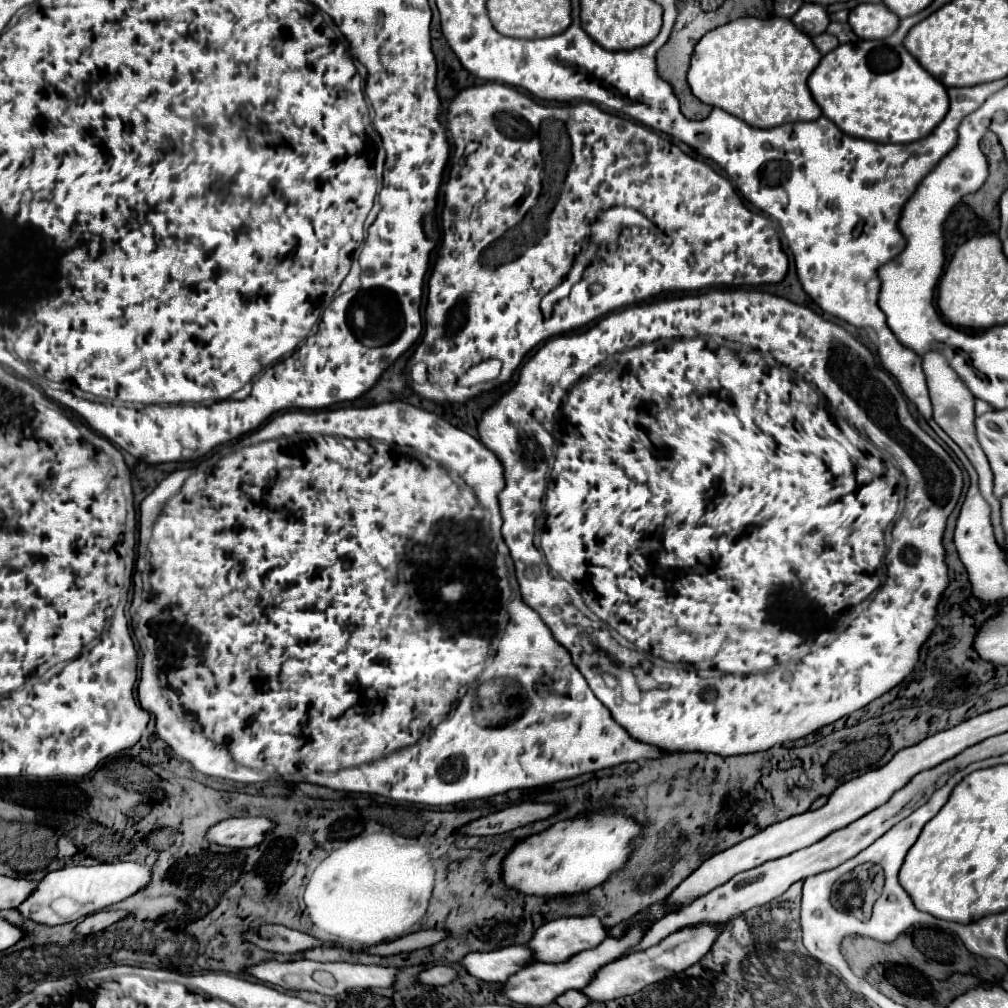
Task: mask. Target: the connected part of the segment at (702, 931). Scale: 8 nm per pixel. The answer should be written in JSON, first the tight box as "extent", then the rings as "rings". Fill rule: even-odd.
{"extent":[580,925,720,1003],"rings":[[[698,925],[692,929],[682,929],[678,933],[672,933],[670,937],[666,937],[664,941],[660,941],[658,945],[654,945],[642,953],[626,955],[618,961],[612,961],[610,965],[604,965],[592,977],[590,985],[586,985],[586,989],[580,989],[580,991],[590,1001],[596,1001],[596,1003],[606,1003],[606,1001],[612,1001],[616,997],[632,995],[650,983],[656,983],[656,981],[670,977],[670,975],[676,975],[676,973],[688,969],[690,965],[698,963],[710,951],[710,947],[718,935],[720,935],[720,931],[710,927],[710,925]]]}

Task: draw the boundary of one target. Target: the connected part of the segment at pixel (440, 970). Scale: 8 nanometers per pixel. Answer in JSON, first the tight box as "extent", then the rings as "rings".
{"extent":[418,965,456,987],"rings":[[[436,965],[436,967],[428,967],[418,975],[418,983],[420,985],[428,985],[428,987],[438,987],[438,985],[446,985],[456,977],[456,971],[452,967],[444,967],[444,965]]]}

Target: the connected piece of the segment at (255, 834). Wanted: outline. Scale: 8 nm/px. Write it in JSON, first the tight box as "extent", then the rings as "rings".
{"extent":[206,817,274,847],"rings":[[[264,817],[224,819],[206,831],[206,839],[224,847],[254,847],[272,829],[274,825]]]}

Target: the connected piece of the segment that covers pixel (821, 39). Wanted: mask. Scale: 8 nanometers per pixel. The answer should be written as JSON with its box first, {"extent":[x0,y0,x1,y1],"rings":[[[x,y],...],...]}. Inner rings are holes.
{"extent":[812,33,840,55],"rings":[[[820,33],[820,35],[814,37],[812,41],[814,41],[814,45],[818,47],[818,51],[820,51],[822,55],[830,53],[832,49],[836,49],[836,47],[840,45],[840,41],[838,41],[834,35],[830,35],[830,33]]]}

